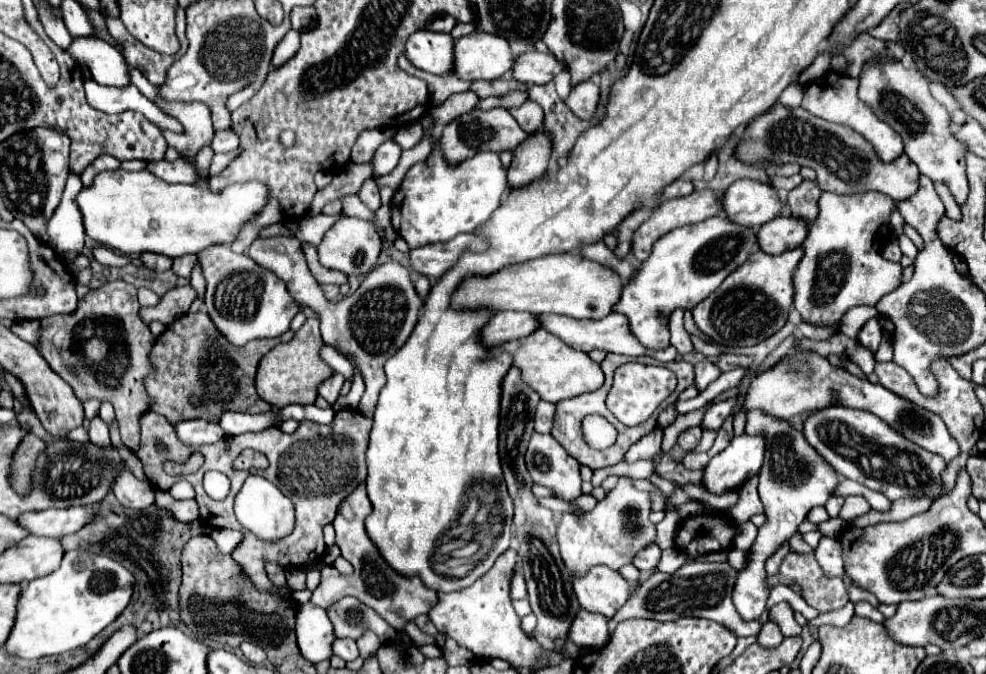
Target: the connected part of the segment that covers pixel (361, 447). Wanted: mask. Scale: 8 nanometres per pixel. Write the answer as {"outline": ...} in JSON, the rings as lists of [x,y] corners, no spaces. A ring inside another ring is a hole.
{"outline":[[[344,409],[336,411],[334,421],[328,425],[318,425],[318,423],[300,423],[300,429],[292,435],[280,431],[278,427],[270,427],[258,433],[242,433],[234,435],[230,439],[222,439],[212,445],[202,445],[202,447],[192,447],[196,451],[202,451],[206,461],[202,469],[196,473],[188,475],[186,479],[192,483],[196,491],[196,503],[200,509],[200,521],[204,525],[210,525],[214,529],[240,529],[240,523],[234,517],[234,497],[240,491],[244,479],[250,475],[250,471],[238,471],[234,469],[234,459],[240,455],[244,449],[254,449],[260,451],[268,457],[270,465],[266,469],[256,469],[262,477],[268,477],[286,497],[292,499],[296,505],[296,527],[294,533],[282,543],[262,543],[260,539],[254,539],[250,531],[244,535],[244,539],[238,543],[238,547],[232,551],[232,559],[240,565],[242,573],[252,581],[252,585],[258,591],[284,597],[288,599],[292,593],[286,587],[278,587],[270,581],[266,573],[266,563],[276,563],[278,567],[286,569],[290,565],[302,567],[308,563],[318,563],[326,551],[326,543],[322,537],[322,527],[326,523],[334,521],[336,507],[338,503],[350,495],[350,491],[366,479],[366,461],[364,453],[368,447],[368,435],[372,429],[372,419],[364,417],[360,411],[354,409]],[[208,469],[218,469],[224,475],[230,477],[232,489],[230,495],[224,501],[214,501],[206,495],[202,489],[202,475]]]}

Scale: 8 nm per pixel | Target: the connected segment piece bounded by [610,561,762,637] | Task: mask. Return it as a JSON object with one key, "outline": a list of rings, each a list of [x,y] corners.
{"outline":[[[690,561],[674,573],[656,571],[650,577],[648,577],[649,575],[648,572],[641,572],[640,583],[638,581],[630,588],[630,595],[633,593],[634,595],[618,611],[618,615],[614,615],[614,619],[610,619],[610,633],[618,621],[630,619],[630,617],[656,619],[656,621],[676,621],[680,617],[704,617],[704,619],[712,619],[712,621],[732,629],[738,637],[758,637],[758,633],[762,631],[762,627],[742,621],[740,615],[734,611],[732,589],[734,589],[734,579],[736,579],[738,571],[732,569],[728,563]]]}

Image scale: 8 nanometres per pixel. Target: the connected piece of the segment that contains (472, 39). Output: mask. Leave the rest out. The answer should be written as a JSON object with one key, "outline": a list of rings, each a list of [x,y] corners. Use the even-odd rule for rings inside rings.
{"outline":[[[474,31],[454,41],[452,75],[458,79],[498,79],[510,71],[510,63],[514,63],[514,55],[508,41],[498,35]]]}

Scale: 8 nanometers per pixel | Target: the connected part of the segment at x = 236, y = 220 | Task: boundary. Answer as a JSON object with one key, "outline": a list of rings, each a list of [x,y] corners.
{"outline":[[[102,171],[90,187],[82,187],[76,197],[84,217],[86,235],[94,241],[122,253],[154,251],[168,257],[198,253],[210,243],[232,243],[238,231],[252,215],[266,205],[266,187],[262,183],[230,185],[220,193],[196,185],[170,185],[144,171]]]}

